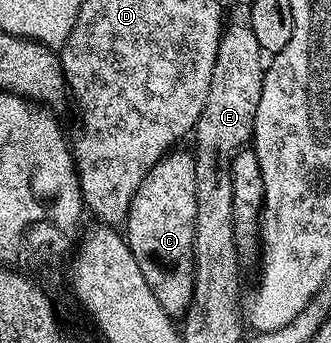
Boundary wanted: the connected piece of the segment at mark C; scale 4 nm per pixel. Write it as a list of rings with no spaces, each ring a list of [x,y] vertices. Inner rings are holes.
[[[171,150],[148,170],[132,198],[128,218],[124,225],[126,245],[132,250],[144,279],[152,286],[156,302],[172,318],[182,318],[192,302],[194,293],[194,239],[196,238],[196,162],[193,151]]]

